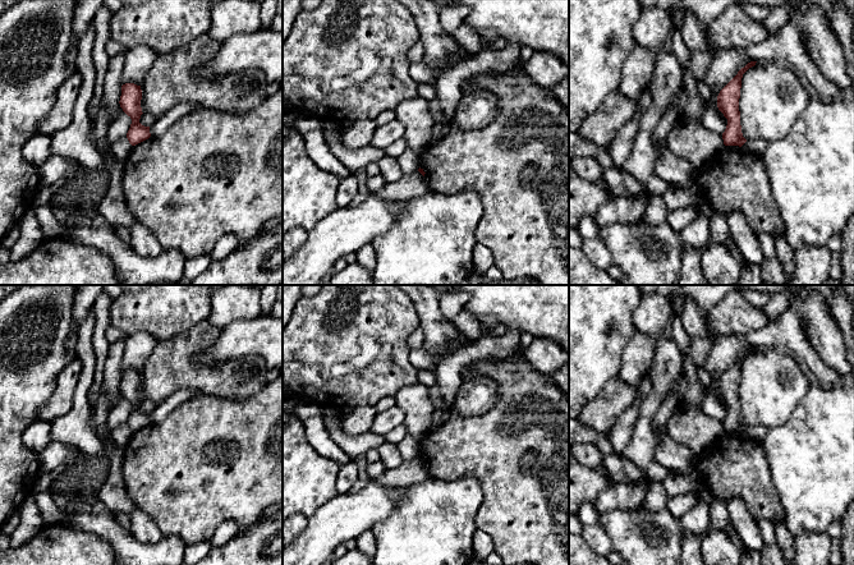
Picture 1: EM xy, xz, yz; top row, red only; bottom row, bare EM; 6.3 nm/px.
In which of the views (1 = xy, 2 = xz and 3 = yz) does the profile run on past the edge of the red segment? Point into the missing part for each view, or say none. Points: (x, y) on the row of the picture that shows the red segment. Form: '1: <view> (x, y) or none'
1: none
2: none
3: none

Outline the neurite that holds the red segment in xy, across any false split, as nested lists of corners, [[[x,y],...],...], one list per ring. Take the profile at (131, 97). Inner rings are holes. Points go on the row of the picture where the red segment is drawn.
[[[134,83],[121,86],[120,107],[132,119],[127,138],[132,146],[136,146],[151,137],[150,127],[139,123],[142,112],[141,107],[142,89]]]

